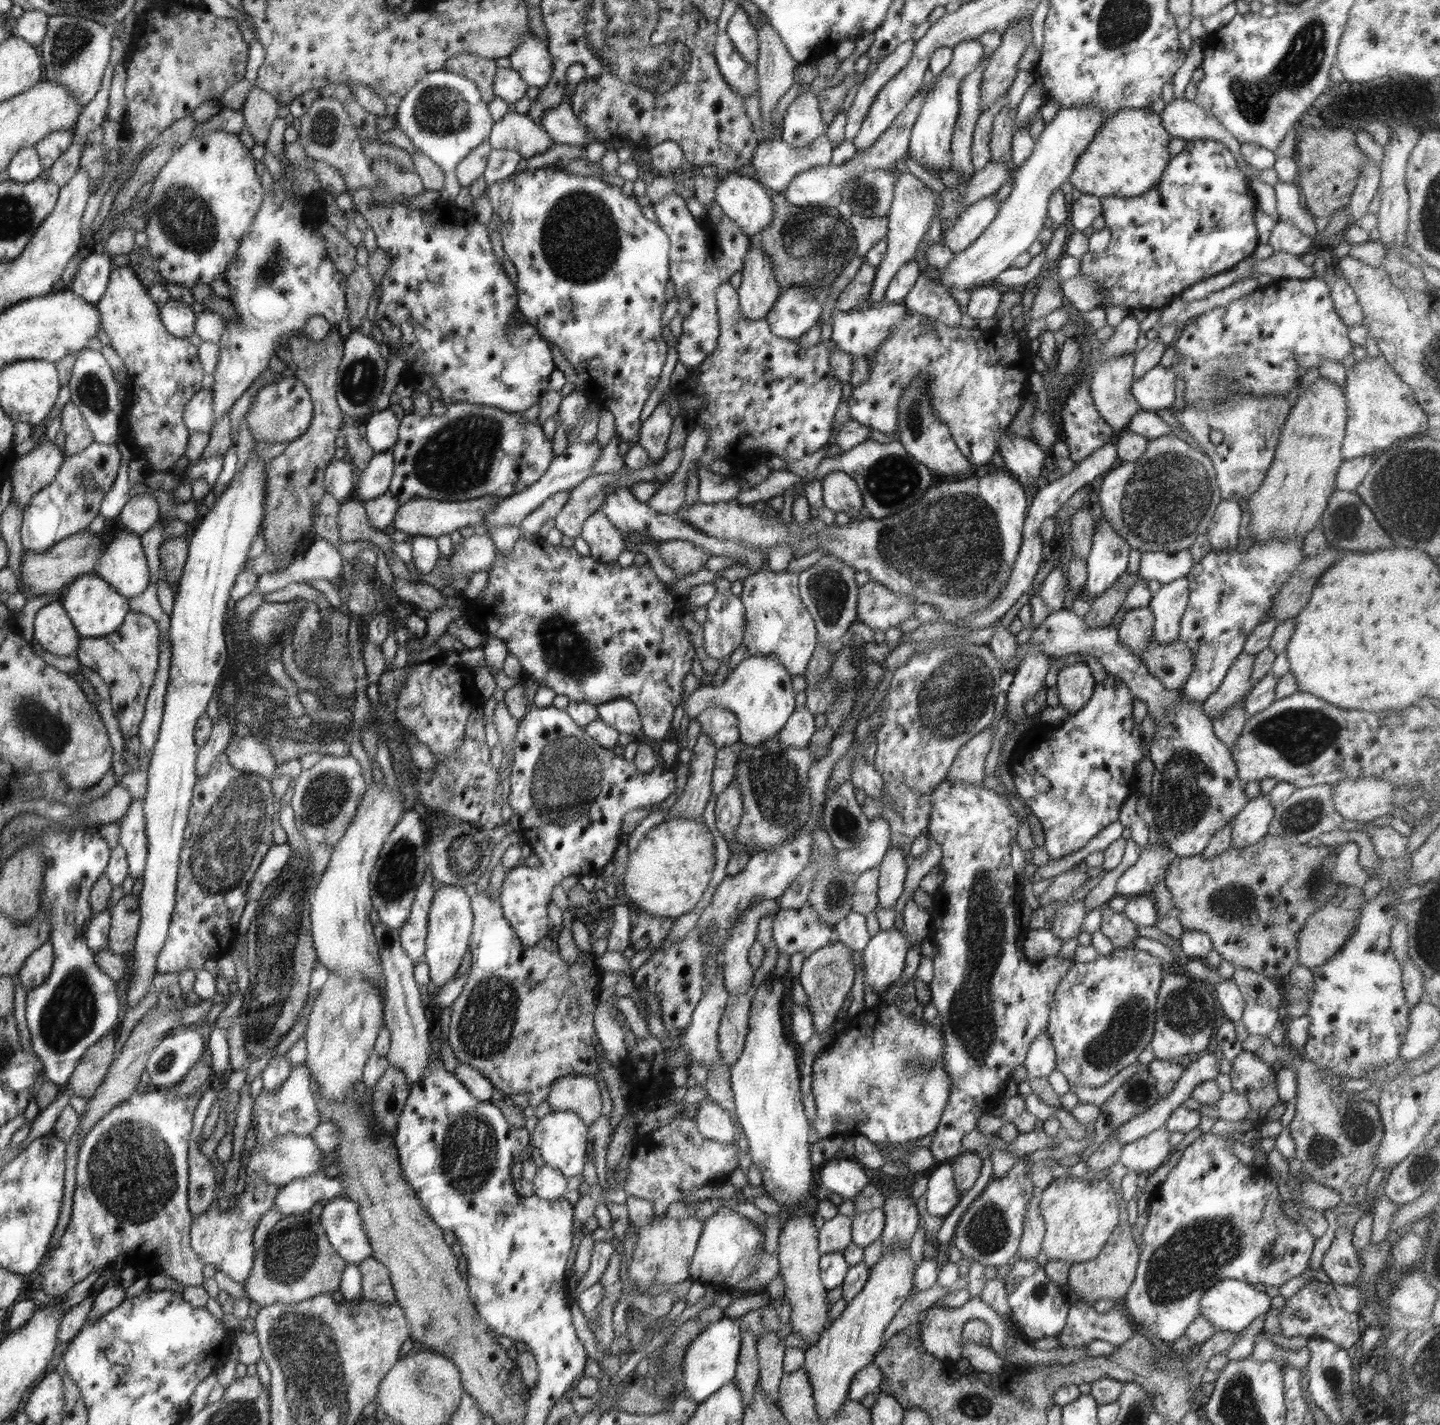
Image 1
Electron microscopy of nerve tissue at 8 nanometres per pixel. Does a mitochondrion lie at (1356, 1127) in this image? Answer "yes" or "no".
yes

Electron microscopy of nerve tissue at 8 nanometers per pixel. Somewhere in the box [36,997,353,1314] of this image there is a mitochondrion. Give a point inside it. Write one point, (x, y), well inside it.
(131, 1174)

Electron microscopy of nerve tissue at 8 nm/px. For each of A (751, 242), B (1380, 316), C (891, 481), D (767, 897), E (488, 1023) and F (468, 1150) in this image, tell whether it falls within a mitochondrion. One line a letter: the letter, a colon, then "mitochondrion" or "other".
A: other
B: other
C: mitochondrion
D: other
E: mitochondrion
F: mitochondrion

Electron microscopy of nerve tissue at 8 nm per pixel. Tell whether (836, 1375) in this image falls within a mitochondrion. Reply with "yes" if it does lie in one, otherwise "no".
no

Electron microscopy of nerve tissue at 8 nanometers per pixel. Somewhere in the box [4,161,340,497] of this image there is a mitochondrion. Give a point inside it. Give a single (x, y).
(184, 217)

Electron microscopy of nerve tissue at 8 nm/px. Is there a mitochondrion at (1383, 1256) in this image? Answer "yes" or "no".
no

